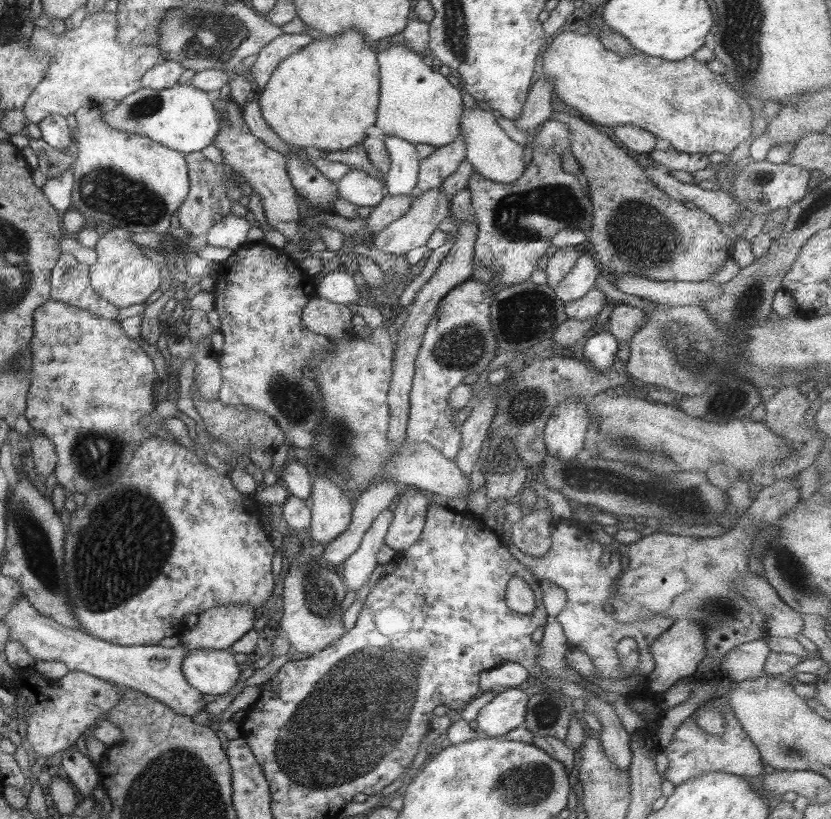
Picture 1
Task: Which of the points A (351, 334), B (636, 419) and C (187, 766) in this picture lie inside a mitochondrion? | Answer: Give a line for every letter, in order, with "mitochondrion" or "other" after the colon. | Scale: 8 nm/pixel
A: other
B: other
C: mitochondrion

